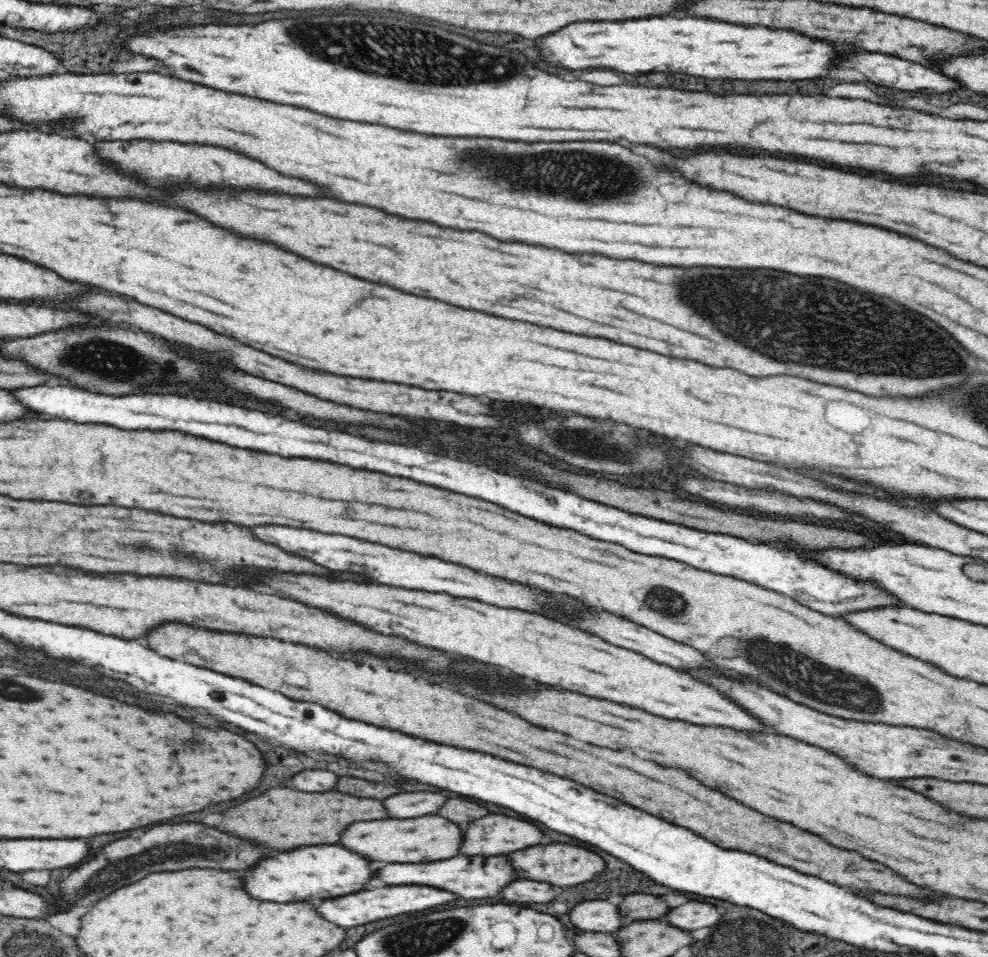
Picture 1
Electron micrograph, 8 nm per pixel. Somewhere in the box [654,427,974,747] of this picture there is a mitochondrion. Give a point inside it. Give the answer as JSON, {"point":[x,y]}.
{"point":[802,673]}

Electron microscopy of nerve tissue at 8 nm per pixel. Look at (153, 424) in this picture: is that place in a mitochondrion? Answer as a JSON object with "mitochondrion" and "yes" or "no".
{"mitochondrion":"no"}

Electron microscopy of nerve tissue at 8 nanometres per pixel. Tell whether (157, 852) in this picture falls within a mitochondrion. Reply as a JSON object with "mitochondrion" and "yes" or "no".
{"mitochondrion":"yes"}

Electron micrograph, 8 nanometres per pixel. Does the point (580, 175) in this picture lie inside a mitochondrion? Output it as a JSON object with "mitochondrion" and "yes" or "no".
{"mitochondrion":"yes"}

